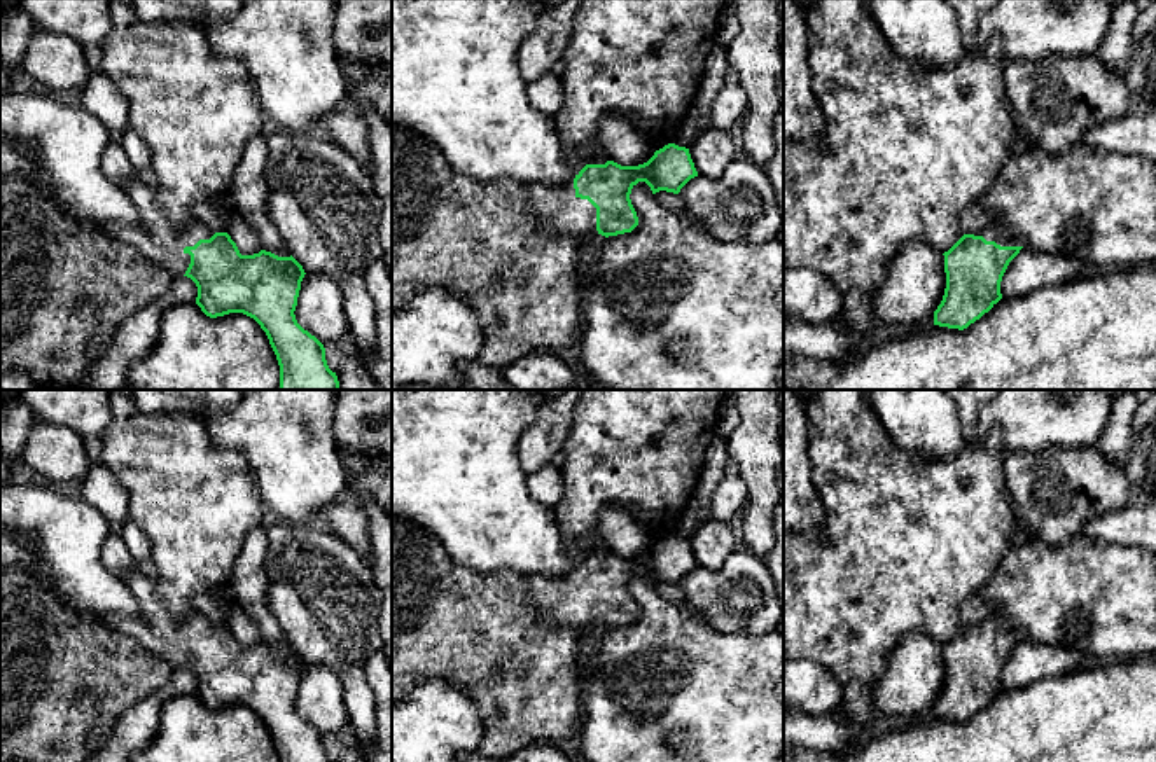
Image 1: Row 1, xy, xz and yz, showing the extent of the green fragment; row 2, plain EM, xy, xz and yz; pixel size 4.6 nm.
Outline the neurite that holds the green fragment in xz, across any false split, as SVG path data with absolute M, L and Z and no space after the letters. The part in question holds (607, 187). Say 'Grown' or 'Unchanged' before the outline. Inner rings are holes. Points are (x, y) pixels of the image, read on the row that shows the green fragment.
Grown. M668 143L638 166L621 166L614 161L605 164L586 164L574 180L565 185L528 187L528 201L533 218L553 234L561 234L575 241L602 234L605 238L631 232L638 225L637 211L630 194L638 182L645 182L652 194L659 190L679 194L680 189L698 177L689 149Z

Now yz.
Grown. M993 220L944 252L946 288L934 325L964 330L1000 299L1000 281L1023 243Z

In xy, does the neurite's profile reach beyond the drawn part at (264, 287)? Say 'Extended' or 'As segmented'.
Extended

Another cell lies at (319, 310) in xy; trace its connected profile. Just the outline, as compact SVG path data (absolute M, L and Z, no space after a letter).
M318 273L304 274L296 306L297 323L315 336L324 348L350 336L341 288Z

